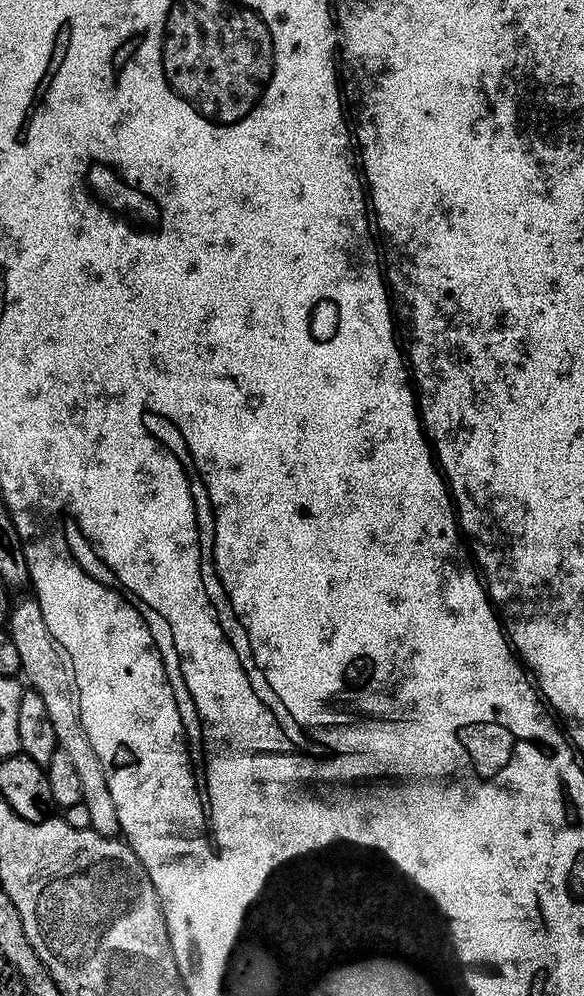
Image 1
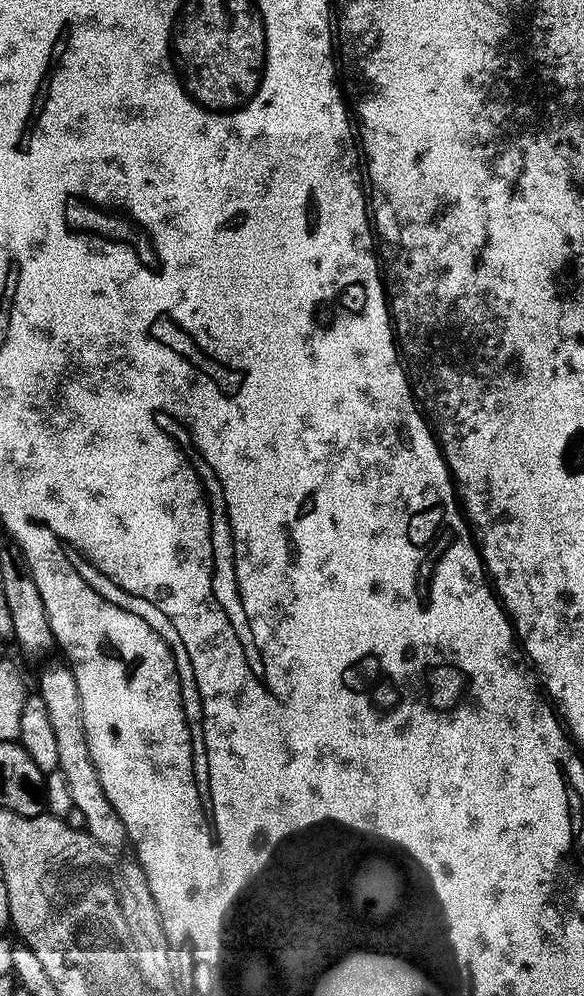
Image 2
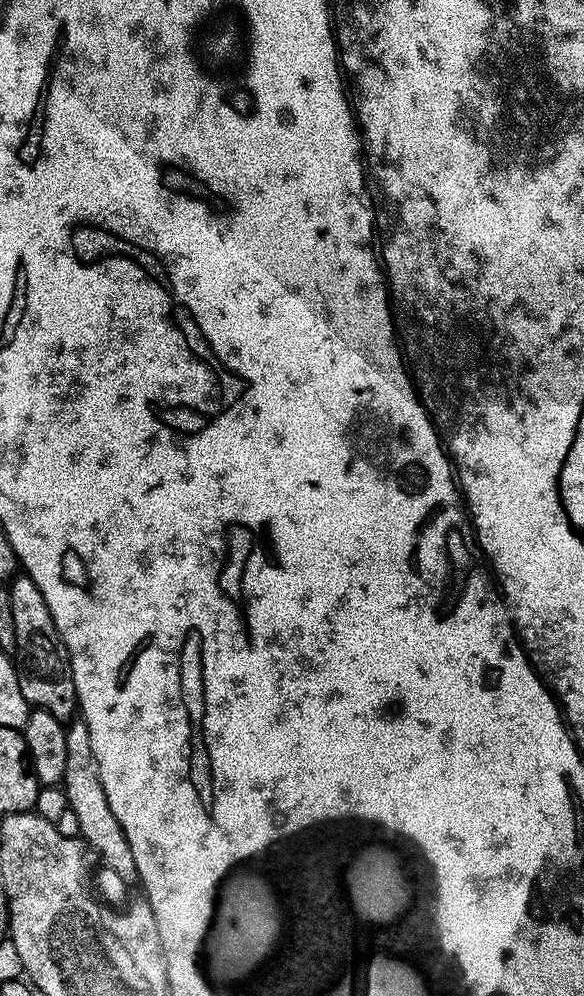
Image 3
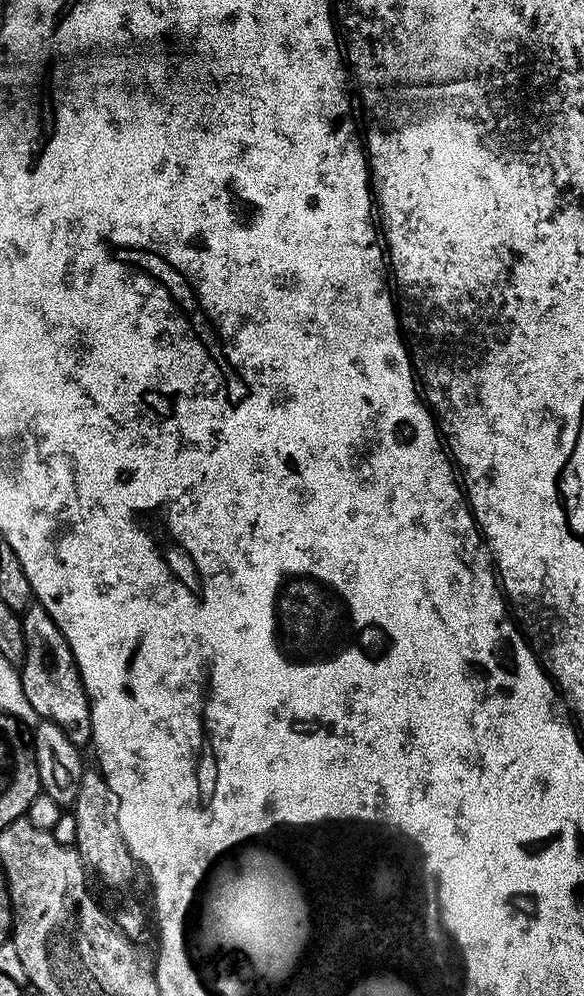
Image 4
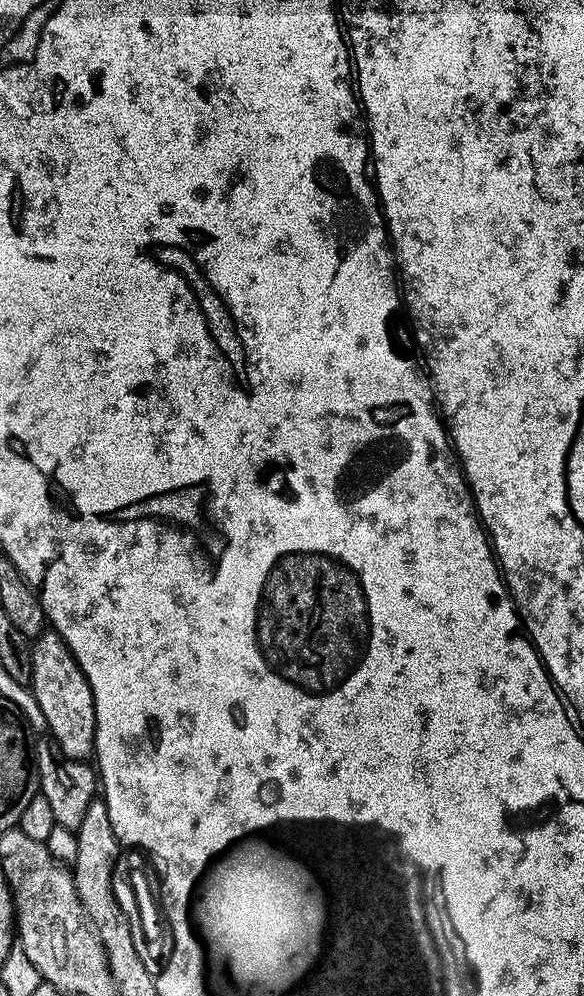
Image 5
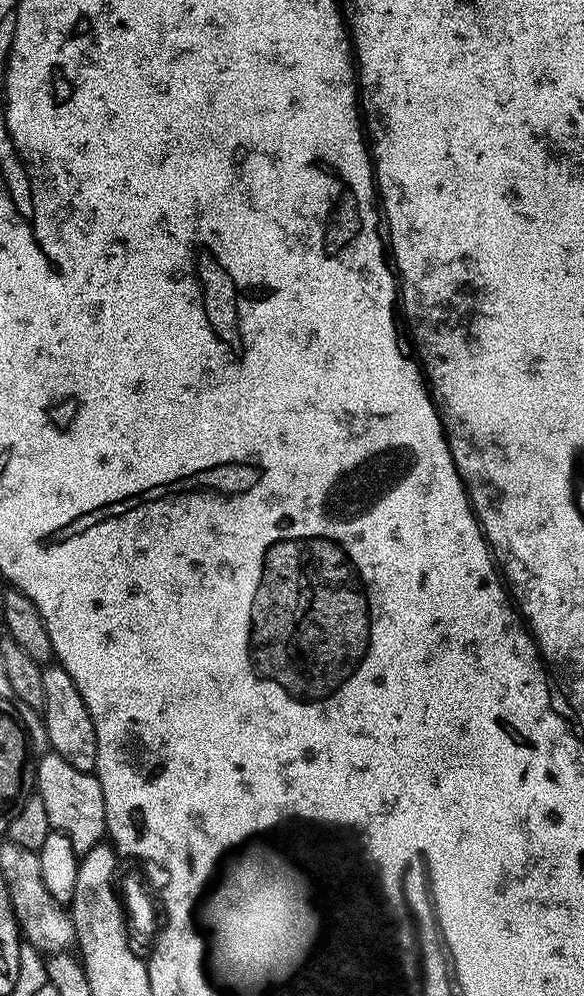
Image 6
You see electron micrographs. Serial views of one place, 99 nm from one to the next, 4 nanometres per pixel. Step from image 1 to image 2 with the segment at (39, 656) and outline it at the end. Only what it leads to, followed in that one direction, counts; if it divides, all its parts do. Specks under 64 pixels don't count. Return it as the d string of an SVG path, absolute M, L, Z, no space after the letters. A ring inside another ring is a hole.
M61 662L42 669L38 694L42 702L46 702L46 711L50 713L50 723L56 735L58 771L66 774L72 806L86 814L84 831L104 848L120 850L128 840L128 831L124 829L122 818L118 818L118 810L110 806L110 798L106 798L102 782L98 782L98 770L94 770L94 762L90 758L90 746L86 742L86 730L82 722L82 702L78 698L78 686L74 682L71 667Z

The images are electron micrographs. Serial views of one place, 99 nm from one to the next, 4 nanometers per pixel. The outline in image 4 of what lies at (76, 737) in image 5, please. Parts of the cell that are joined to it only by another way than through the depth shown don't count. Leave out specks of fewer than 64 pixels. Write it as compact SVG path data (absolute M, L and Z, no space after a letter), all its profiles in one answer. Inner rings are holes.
M35 602L24 609L20 621L22 634L26 638L26 658L19 665L22 690L26 690L26 698L30 706L34 706L40 720L49 720L78 746L88 746L92 742L92 719L90 718L90 702L76 665L74 654L54 618L46 614L46 610Z

